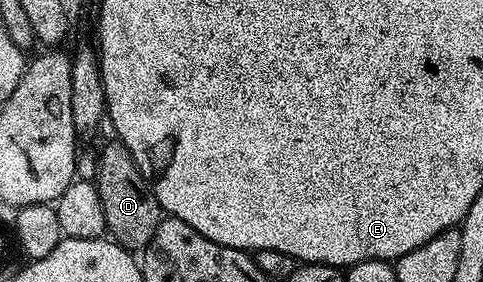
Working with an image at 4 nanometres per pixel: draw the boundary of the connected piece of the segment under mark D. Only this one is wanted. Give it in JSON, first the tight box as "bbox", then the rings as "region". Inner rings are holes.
{"bbox":[94,139,162,253],"region":[[[110,139],[99,148],[94,182],[98,197],[102,197],[102,213],[106,213],[106,231],[112,242],[133,253],[143,252],[158,231],[162,212],[126,144]]]}

